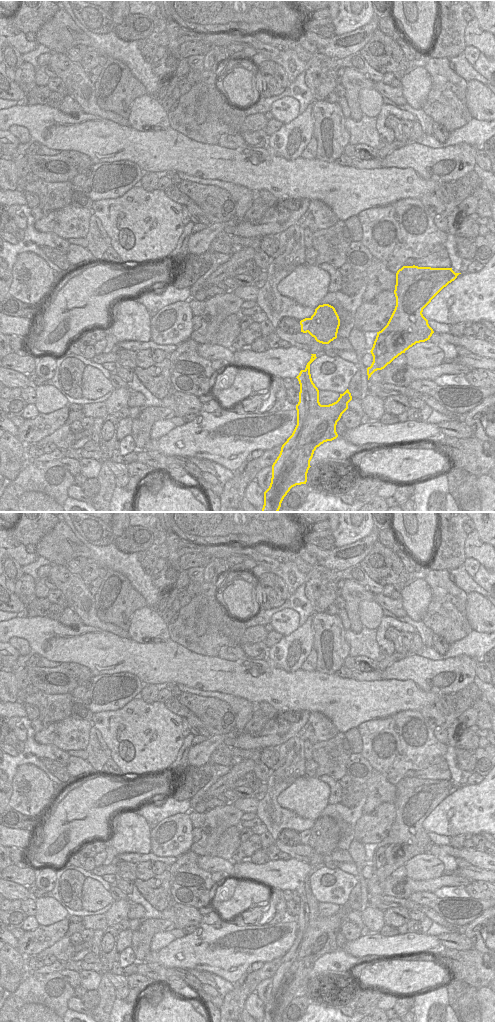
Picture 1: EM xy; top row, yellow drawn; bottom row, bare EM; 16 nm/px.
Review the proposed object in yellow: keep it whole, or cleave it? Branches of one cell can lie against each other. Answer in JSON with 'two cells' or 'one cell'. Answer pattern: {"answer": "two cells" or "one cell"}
{"answer": "two cells"}

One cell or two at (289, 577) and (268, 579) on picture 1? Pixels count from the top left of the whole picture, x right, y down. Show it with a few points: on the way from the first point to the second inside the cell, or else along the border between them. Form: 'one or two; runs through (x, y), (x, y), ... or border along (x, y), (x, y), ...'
two; border along (267, 571), (273, 572), (284, 582), (289, 594)

